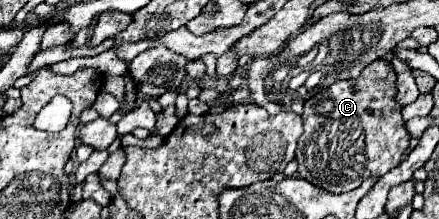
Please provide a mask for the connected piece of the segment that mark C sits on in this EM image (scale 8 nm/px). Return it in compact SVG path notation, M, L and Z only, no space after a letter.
M374 61L358 79L336 81L304 103L304 133L298 139L298 175L330 193L356 189L366 179L380 179L402 161L410 147L396 99L396 73L388 61Z

